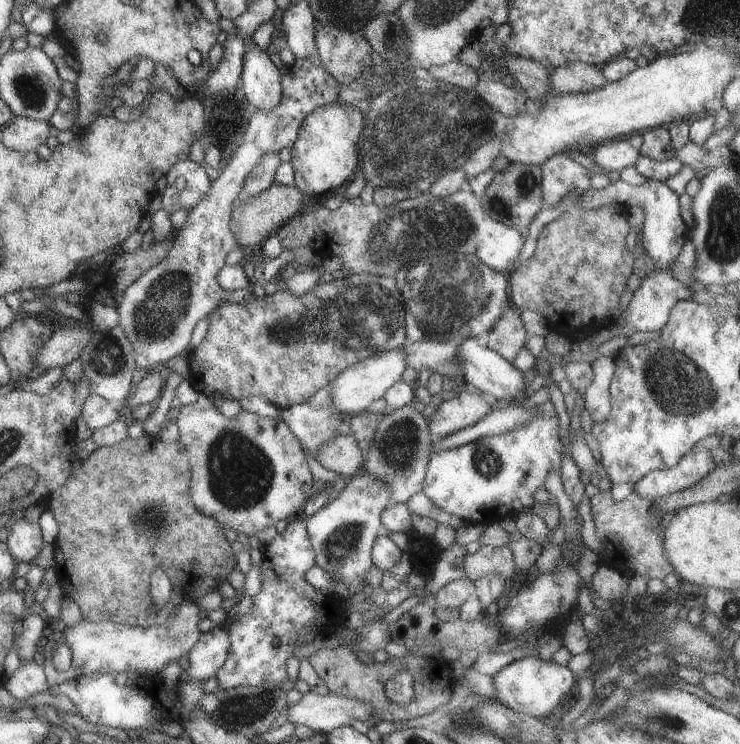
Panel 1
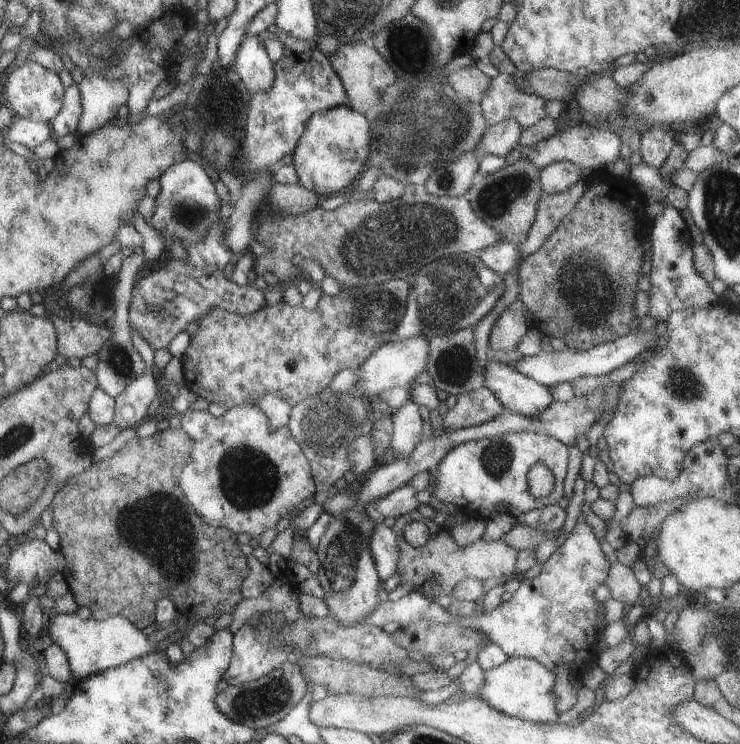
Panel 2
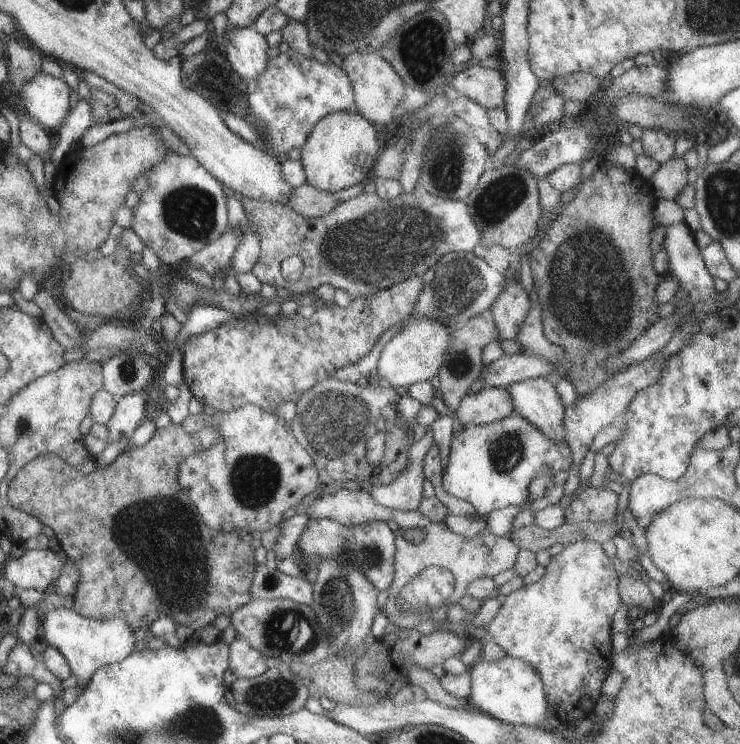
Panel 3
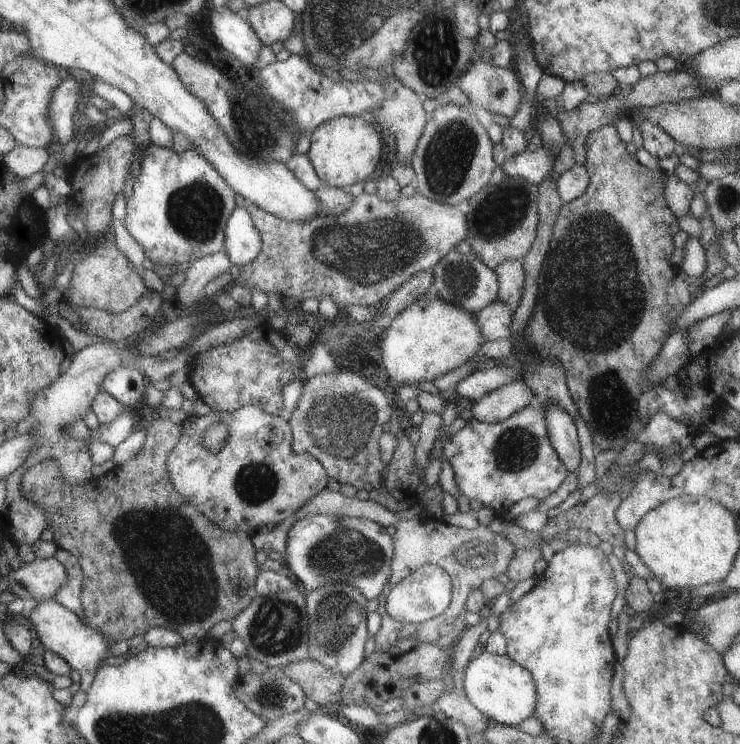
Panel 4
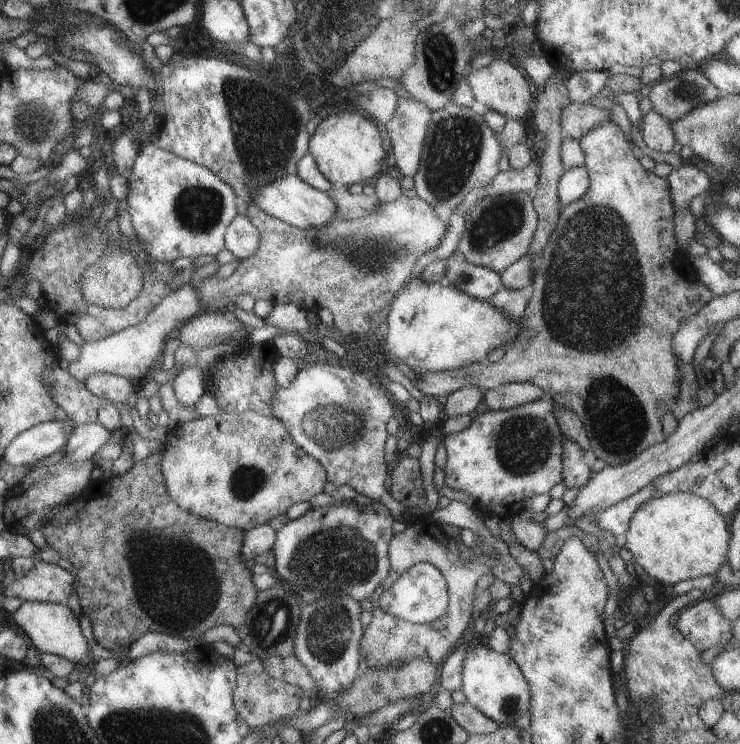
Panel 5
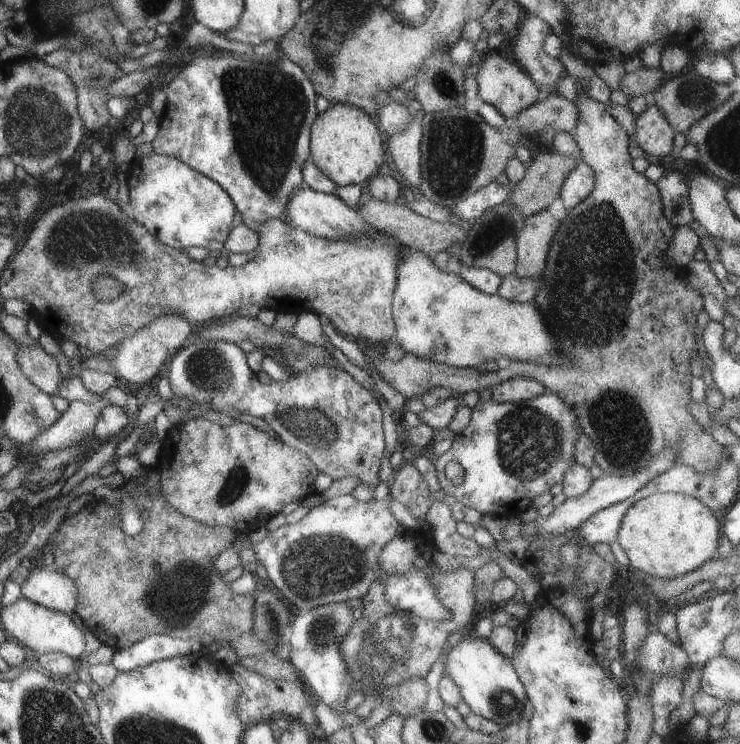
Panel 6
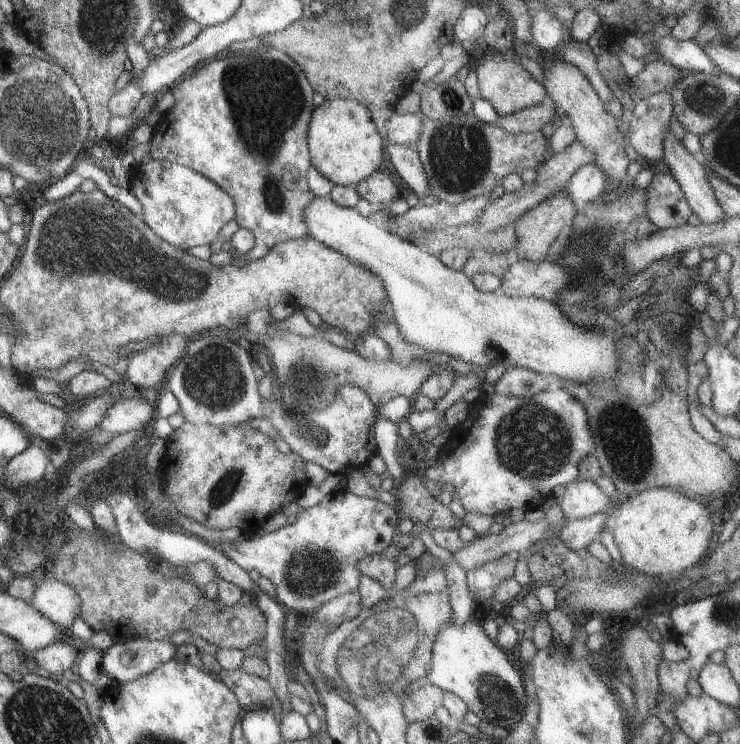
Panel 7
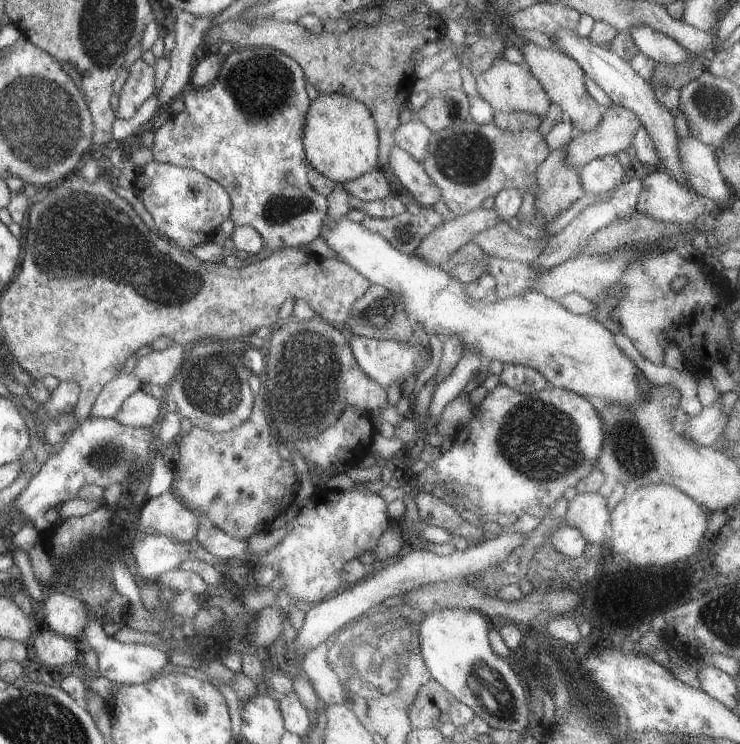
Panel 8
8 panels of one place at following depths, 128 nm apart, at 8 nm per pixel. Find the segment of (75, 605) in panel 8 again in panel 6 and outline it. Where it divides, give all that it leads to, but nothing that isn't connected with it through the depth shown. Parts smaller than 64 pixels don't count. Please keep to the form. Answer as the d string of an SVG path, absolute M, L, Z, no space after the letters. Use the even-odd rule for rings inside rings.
M35 567L21 586L20 597L56 612L71 615L78 590L75 584L54 568Z

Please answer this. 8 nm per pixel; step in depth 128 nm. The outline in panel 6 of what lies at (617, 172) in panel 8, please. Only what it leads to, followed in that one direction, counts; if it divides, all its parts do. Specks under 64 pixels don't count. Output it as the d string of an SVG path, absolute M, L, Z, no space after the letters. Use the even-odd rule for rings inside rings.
M577 162L562 181L558 198L565 210L574 208L589 195L593 186L592 171L584 163Z

